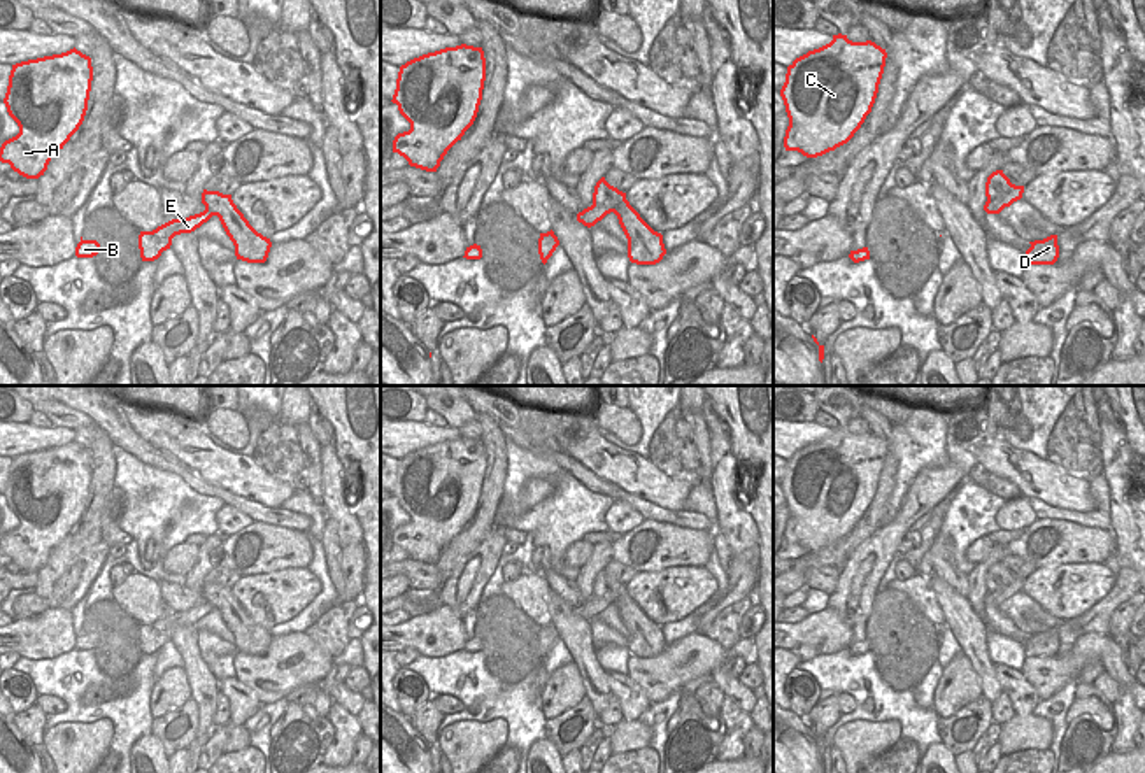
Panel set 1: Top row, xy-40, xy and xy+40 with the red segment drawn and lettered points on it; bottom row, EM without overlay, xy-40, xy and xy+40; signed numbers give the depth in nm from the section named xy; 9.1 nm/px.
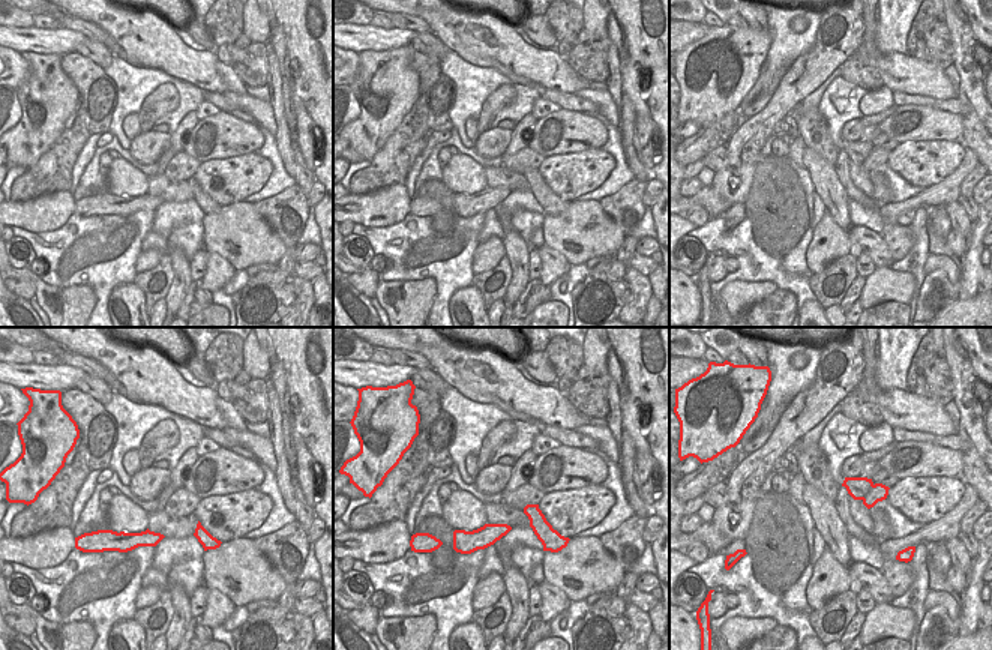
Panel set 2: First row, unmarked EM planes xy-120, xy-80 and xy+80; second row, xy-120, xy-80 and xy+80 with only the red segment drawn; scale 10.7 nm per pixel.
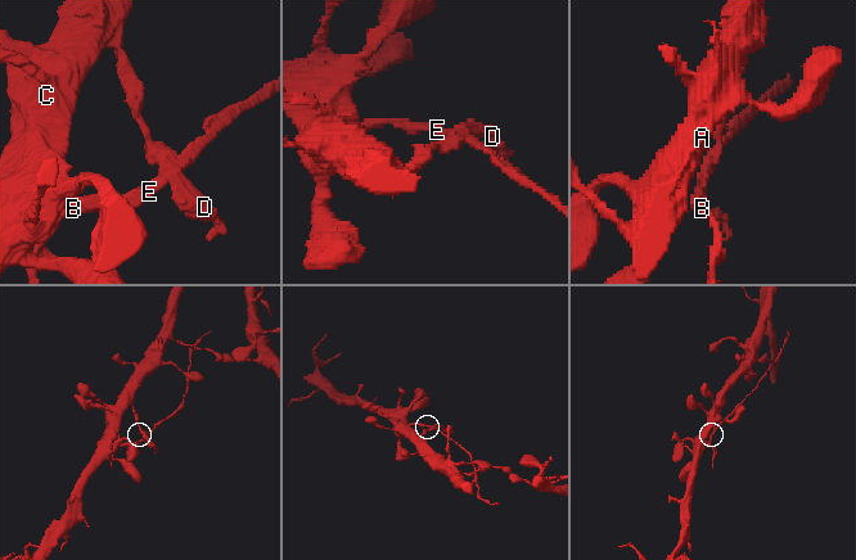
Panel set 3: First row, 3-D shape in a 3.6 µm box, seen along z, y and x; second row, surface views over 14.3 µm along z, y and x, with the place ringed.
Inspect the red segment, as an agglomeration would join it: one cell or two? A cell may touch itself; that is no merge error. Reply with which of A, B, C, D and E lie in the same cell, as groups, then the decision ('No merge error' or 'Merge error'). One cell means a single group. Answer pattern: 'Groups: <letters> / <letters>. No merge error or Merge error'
Groups: A C D / B E. Merge error

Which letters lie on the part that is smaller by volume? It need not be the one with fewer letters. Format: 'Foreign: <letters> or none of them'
Foreign: B, E

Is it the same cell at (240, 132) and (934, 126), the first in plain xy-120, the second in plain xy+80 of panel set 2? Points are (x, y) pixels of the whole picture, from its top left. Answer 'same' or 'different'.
same

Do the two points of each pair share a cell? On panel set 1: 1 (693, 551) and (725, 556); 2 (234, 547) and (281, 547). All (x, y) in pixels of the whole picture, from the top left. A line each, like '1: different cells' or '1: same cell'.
1: different cells
2: same cell

